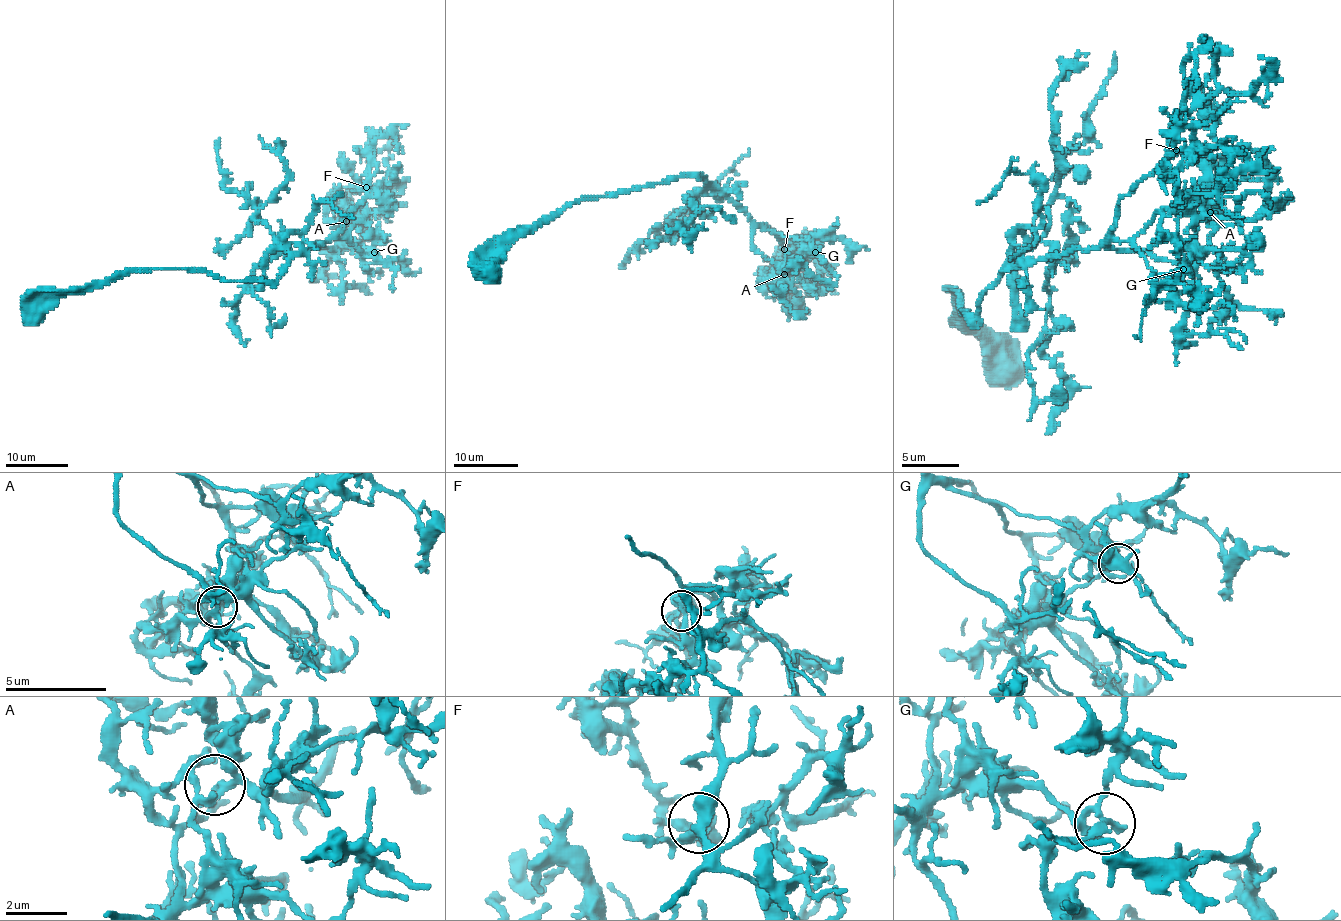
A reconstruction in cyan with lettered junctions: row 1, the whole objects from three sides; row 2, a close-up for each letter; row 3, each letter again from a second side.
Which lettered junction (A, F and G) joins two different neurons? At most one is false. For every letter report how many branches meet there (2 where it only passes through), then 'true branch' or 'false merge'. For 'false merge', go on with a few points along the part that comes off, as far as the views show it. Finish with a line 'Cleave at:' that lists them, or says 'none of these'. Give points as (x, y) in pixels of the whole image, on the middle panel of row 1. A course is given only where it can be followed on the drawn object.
A: 3 branches meet; true branch
F: 3 branches meet; true branch
G: 3 branches meet; true branch
Cleave at: none of these

